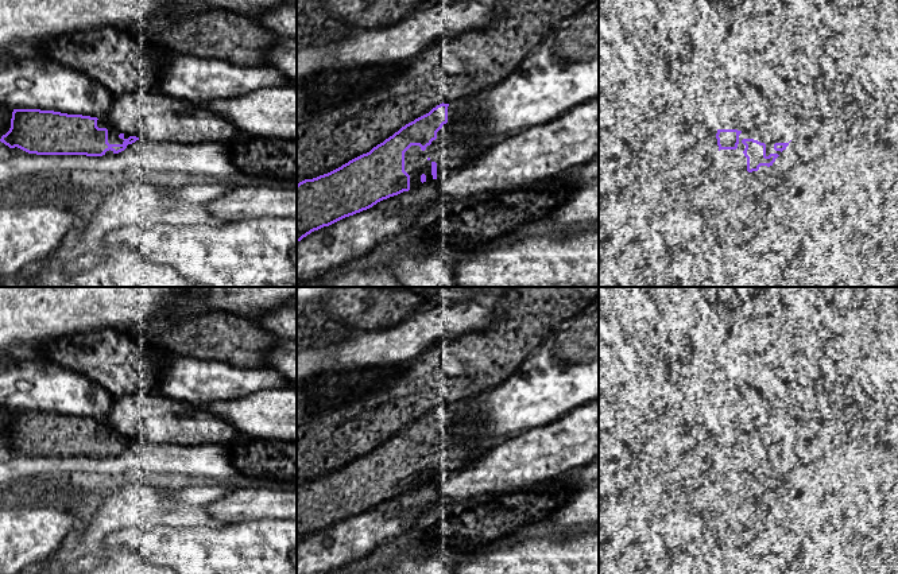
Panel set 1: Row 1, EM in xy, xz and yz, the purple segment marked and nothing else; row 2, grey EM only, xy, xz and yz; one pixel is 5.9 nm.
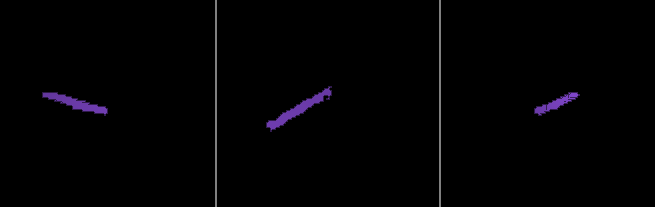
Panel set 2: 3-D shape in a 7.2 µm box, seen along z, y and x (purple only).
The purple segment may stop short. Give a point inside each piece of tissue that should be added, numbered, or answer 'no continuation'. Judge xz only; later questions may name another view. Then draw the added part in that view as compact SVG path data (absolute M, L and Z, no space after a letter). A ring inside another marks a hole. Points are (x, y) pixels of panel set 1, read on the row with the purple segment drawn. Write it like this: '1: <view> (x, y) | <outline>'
1: xz (449, 151) | M449 104L448 123L437 132L437 139L426 147L411 146L405 152L405 171L410 175L410 189L421 185L421 175L431 181L431 163L437 163L437 178L456 170L484 154L489 147L498 144L503 136L461 139L454 129L458 116L473 116L473 109L462 104Z

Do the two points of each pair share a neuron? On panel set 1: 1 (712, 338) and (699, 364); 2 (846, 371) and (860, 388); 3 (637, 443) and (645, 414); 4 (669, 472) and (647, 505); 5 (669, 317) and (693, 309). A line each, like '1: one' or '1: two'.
1: one
2: one
3: one
4: two
5: one

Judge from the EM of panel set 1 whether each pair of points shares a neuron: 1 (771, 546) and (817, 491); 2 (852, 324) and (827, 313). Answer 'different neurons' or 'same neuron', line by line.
1: different neurons
2: different neurons

